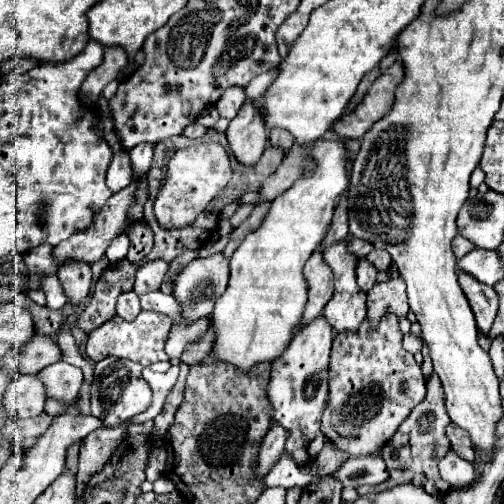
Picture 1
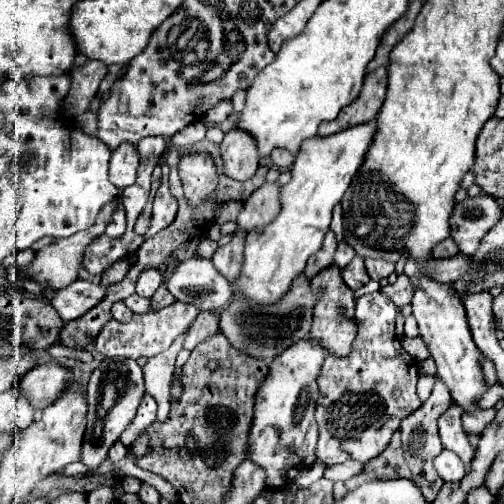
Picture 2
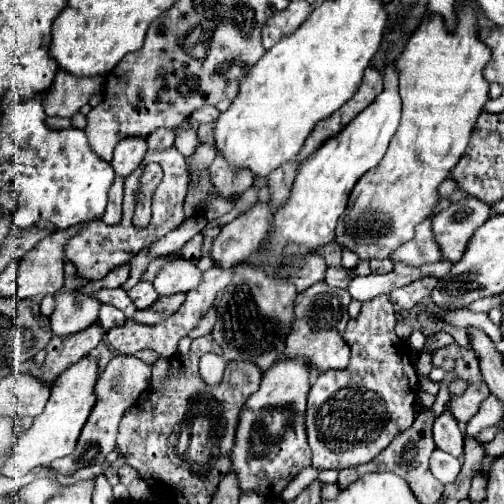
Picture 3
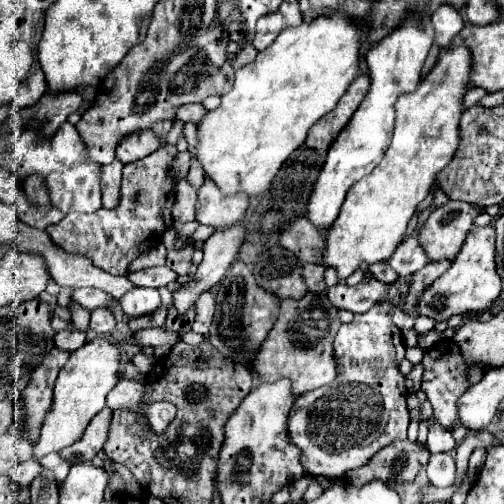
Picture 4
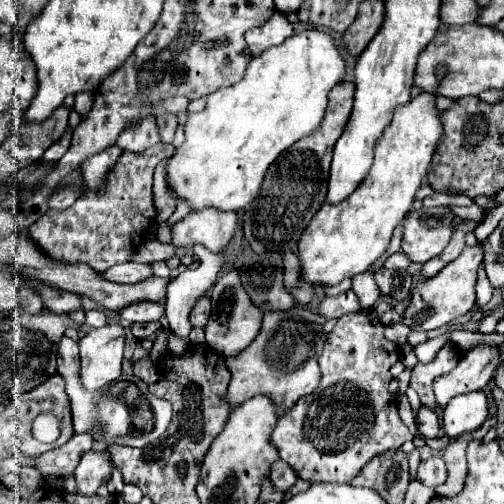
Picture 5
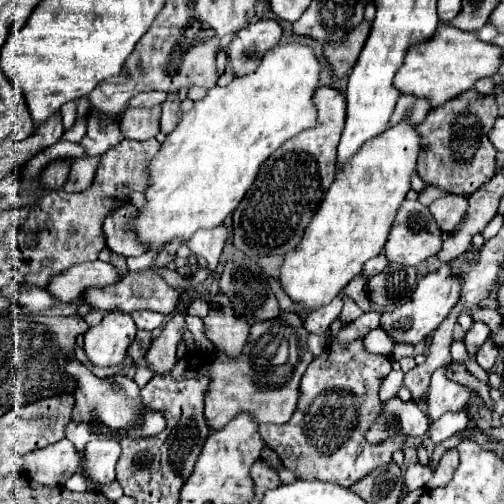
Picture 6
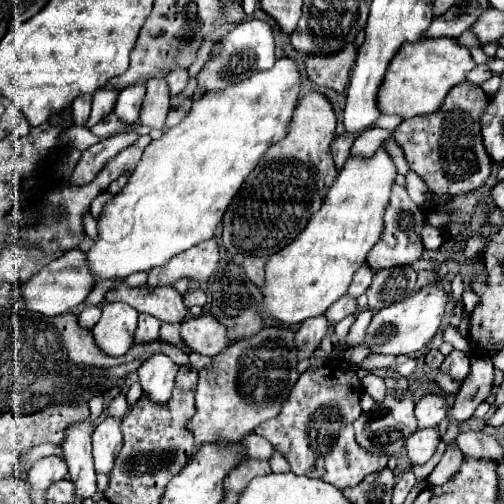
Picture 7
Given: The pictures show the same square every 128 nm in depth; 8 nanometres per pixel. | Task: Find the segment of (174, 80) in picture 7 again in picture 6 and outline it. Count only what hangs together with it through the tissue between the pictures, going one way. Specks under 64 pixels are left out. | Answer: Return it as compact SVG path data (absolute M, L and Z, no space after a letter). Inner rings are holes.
M168 94L168 100L162 104L162 118L160 118L160 132L168 136L180 120L180 100L178 94Z

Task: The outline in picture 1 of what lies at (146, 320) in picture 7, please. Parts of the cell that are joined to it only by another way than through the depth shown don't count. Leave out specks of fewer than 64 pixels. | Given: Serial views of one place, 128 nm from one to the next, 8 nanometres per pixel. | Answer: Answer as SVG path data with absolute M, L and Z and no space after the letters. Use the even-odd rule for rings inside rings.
M148 260L146 264L142 264L136 272L136 284L134 284L134 292L136 294L146 294L152 290L158 290L164 276L166 276L168 264L164 260Z

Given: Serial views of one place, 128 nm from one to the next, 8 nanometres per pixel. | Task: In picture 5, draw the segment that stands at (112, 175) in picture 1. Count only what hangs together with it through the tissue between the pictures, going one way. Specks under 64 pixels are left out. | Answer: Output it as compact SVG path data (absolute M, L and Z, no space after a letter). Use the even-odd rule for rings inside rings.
M150 116L150 118L138 120L138 124L132 124L132 128L126 128L120 134L120 140L116 144L126 152L144 152L144 148L150 148L158 142L160 142L160 136L156 128L156 120Z

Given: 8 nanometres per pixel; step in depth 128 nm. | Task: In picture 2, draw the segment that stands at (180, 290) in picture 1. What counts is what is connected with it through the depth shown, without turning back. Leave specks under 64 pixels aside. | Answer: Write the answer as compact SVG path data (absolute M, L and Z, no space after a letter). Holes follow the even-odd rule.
M206 258L180 262L168 288L178 302L194 304L200 312L218 312L232 298L230 282ZM188 330L182 332L174 340L172 348L168 348L170 352L148 360L148 364L144 366L146 392L152 394L158 402L158 422L164 422L170 410L170 384L172 384L172 374L174 374L174 360L176 360L176 354L182 350L186 336L188 336ZM146 434L140 435L130 446L129 448L133 452L133 454L136 456L136 458L139 458L149 451L149 437Z

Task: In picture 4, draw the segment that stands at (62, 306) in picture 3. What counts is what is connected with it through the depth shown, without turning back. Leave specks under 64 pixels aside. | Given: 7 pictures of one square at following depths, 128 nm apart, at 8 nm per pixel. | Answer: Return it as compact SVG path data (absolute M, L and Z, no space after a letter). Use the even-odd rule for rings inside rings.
M68 326L54 336L54 344L62 350L78 350L82 344L86 344L86 330L76 330L74 326Z

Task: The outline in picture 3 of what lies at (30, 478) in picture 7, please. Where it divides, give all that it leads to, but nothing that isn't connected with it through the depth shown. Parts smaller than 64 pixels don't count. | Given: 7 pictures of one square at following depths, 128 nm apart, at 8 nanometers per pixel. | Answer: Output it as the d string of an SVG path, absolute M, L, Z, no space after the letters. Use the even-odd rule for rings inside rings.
M114 356L106 368L100 372L96 386L94 386L94 394L96 394L96 404L90 412L88 422L82 428L82 434L78 438L78 446L76 452L72 452L72 456L68 456L66 460L56 460L52 464L52 468L56 468L62 474L74 472L78 468L84 466L92 466L92 464L104 464L106 456L114 450L116 446L116 436L118 436L118 424L124 418L124 414L136 406L138 396L148 388L150 384L150 366L144 364L142 360L138 360L136 356Z

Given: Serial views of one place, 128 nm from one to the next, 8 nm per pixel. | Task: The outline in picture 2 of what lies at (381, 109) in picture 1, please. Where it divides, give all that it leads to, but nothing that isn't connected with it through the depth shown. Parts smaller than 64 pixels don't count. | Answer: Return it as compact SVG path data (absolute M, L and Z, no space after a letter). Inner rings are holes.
M378 68L370 74L366 74L360 96L346 108L342 108L336 120L330 120L328 124L320 124L318 136L330 136L330 134L336 134L336 132L352 128L352 126L366 124L366 122L374 120L384 102L386 80L388 80L386 68Z

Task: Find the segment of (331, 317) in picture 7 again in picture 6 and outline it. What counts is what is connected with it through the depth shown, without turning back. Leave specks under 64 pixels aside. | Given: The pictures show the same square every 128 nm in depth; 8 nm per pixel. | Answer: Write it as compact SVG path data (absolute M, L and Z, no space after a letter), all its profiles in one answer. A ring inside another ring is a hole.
M358 274L352 282L348 282L348 286L344 288L344 294L352 296L356 300L356 304L362 308L364 313L371 312L371 303L364 298L364 286L366 286L366 276Z

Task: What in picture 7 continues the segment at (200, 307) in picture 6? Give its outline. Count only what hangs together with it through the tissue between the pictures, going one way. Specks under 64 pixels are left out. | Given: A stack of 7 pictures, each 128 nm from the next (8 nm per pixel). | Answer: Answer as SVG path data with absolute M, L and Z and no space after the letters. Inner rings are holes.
M190 290L190 292L184 294L184 304L188 308L192 308L192 306L204 306L206 304L206 294L202 290Z

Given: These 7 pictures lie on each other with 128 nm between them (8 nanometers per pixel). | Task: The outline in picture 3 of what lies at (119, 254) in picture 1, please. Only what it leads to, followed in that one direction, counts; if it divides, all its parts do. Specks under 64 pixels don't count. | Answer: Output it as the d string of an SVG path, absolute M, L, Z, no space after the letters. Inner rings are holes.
M116 176L116 180L110 188L110 194L108 194L110 196L108 206L106 206L106 212L102 216L104 224L108 224L108 226L114 226L122 220L122 182L124 180L120 180L120 176Z

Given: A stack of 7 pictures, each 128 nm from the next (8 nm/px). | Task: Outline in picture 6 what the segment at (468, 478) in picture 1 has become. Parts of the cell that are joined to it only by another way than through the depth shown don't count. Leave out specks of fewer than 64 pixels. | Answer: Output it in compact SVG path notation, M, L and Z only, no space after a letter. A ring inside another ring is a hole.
M414 464L406 470L404 474L404 484L408 486L408 490L416 490L416 488L422 488L426 486L434 476L434 468L430 464L422 466L422 464Z

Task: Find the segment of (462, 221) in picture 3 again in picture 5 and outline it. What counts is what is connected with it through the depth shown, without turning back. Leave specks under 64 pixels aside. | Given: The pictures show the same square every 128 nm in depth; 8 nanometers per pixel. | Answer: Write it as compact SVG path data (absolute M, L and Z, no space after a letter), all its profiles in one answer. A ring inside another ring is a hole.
M450 206L410 210L410 218L404 224L402 252L420 264L436 258L454 234L454 218Z

